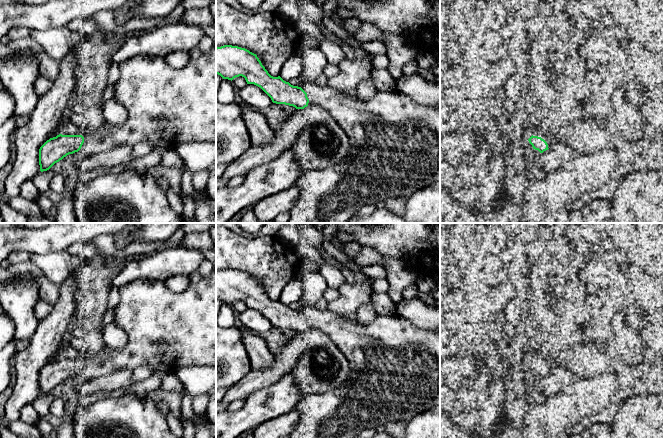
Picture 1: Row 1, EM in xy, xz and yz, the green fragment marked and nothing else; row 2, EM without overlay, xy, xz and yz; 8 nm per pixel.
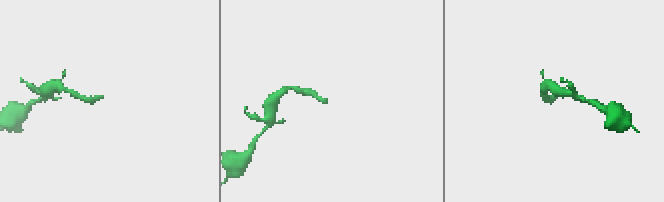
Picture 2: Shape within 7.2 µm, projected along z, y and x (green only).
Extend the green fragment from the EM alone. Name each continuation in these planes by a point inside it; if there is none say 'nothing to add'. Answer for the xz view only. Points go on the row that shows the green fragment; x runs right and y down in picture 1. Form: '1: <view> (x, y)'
1: xz (322, 143)

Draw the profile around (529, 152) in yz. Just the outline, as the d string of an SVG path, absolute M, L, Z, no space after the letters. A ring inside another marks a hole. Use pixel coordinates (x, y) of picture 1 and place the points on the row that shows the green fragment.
M522 140L523 153L529 161L534 160L541 153L535 150L528 140Z

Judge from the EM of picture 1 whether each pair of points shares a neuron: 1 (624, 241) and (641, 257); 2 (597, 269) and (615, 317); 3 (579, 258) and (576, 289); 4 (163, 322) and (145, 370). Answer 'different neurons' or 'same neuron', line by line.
1: same neuron
2: same neuron
3: same neuron
4: different neurons

